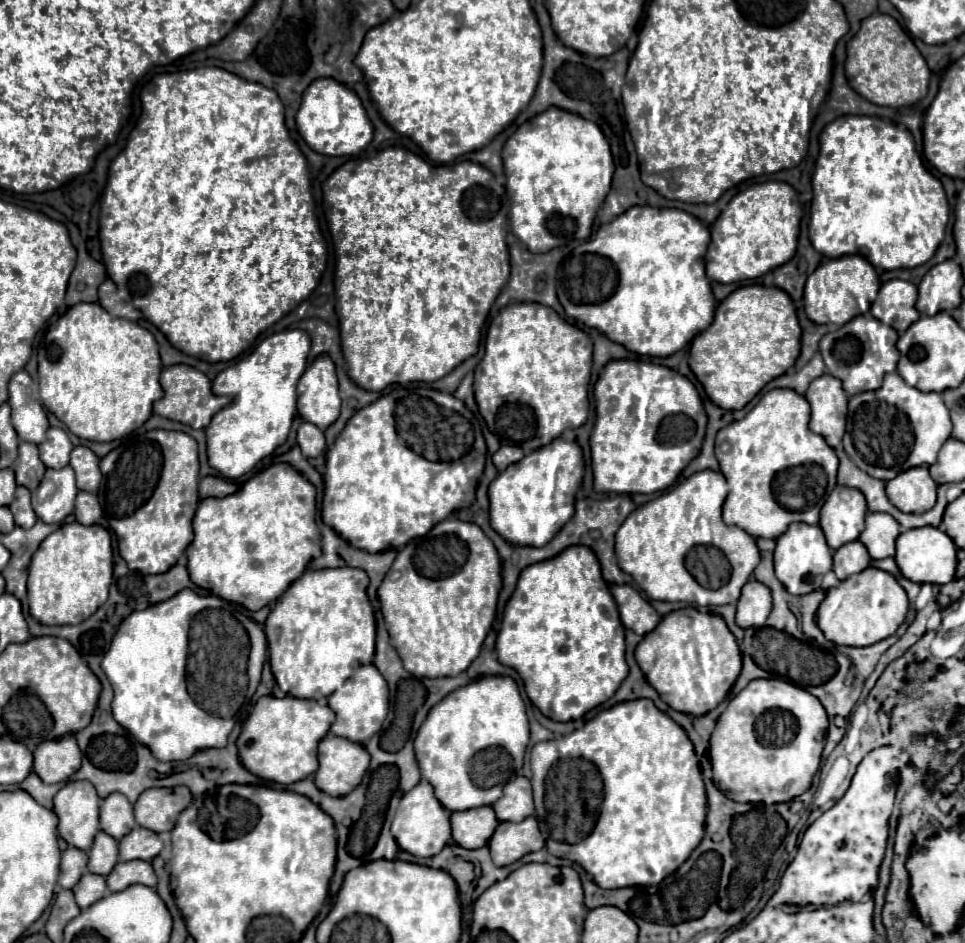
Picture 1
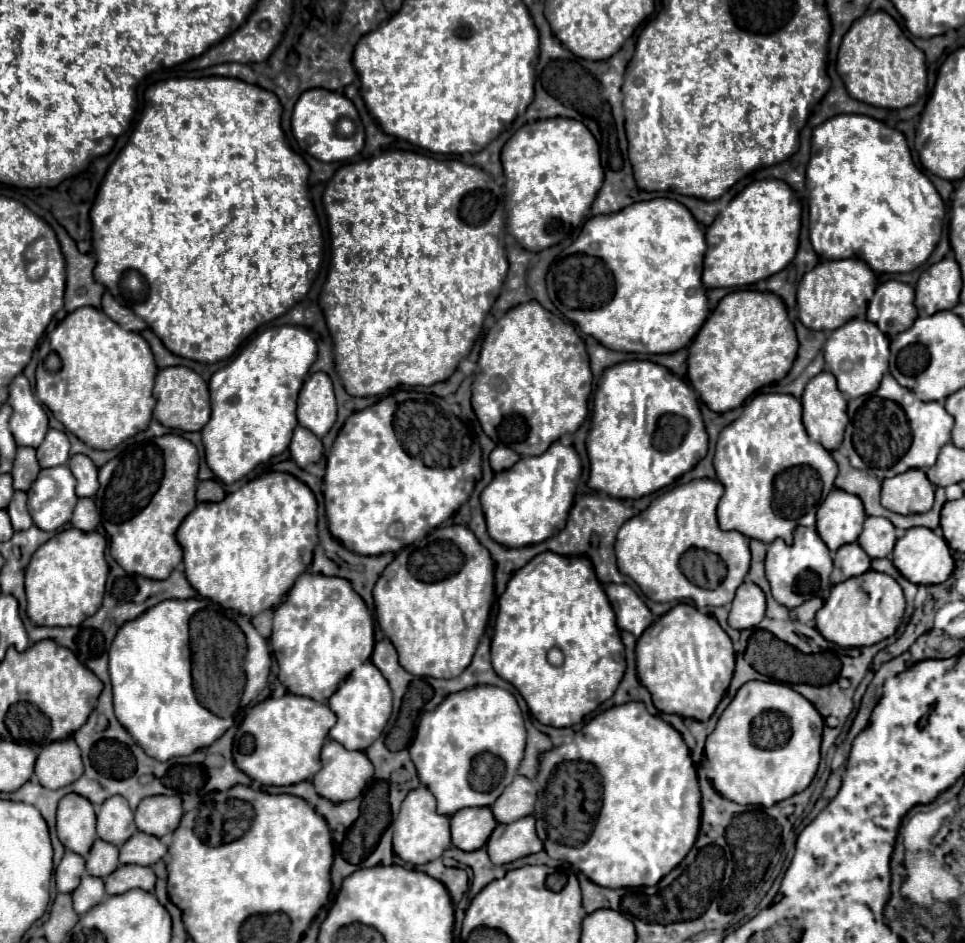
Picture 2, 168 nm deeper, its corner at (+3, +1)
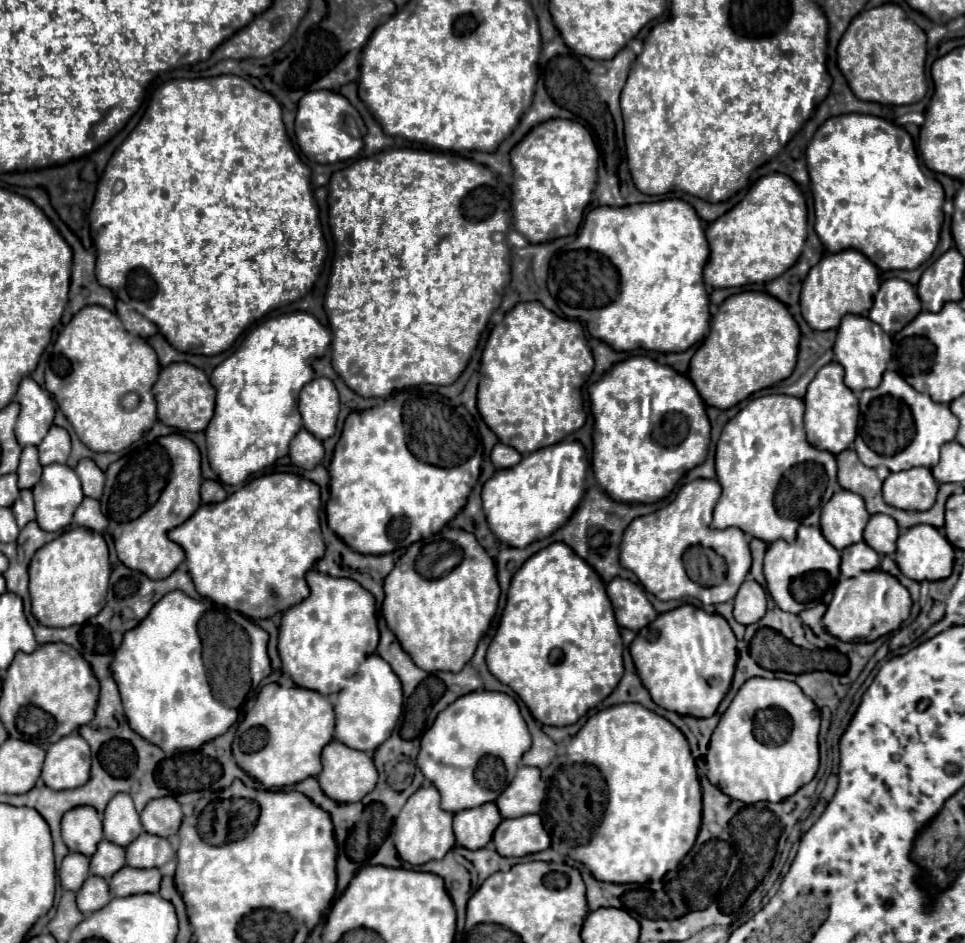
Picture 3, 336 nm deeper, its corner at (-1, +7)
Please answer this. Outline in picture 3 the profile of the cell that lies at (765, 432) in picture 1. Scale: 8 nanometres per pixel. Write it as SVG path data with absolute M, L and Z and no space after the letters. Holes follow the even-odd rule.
M767 394L749 400L749 404L725 424L715 454L717 480L723 488L723 494L713 512L713 528L737 526L763 542L775 542L779 538L793 542L801 524L819 526L823 496L831 496L839 488L837 460L831 452L823 452L807 444L803 428L804 414L803 399L787 394Z

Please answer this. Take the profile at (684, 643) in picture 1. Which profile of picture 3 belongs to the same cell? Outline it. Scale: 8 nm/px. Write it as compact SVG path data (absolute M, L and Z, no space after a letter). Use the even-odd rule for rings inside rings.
M683 604L665 612L663 620L655 620L655 632L647 632L647 628L643 628L635 640L639 640L639 652L635 652L639 660L633 660L635 668L657 706L695 718L703 718L703 708L719 706L731 686L737 664L737 640L721 614L709 614L693 604Z

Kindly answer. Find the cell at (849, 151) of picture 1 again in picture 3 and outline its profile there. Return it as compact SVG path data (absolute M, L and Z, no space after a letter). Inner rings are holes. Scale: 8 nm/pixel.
M843 114L843 116L835 116L825 120L817 132L813 134L809 146L807 146L807 168L809 168L809 178L811 178L811 186L813 186L813 200L815 200L815 232L819 234L821 244L829 250L829 252L841 252L841 250L857 250L863 252L877 268L881 270L913 270L919 264L923 264L927 258L931 258L937 242L939 242L939 232L941 232L941 224L943 224L943 188L935 178L929 178L917 160L917 152L913 146L913 138L909 136L909 132L885 118L879 116L871 116L871 114Z

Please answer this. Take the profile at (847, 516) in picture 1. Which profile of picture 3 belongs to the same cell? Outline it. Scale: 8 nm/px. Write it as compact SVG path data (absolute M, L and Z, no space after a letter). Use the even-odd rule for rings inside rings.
M835 492L821 512L821 532L837 550L863 540L869 512L855 492Z

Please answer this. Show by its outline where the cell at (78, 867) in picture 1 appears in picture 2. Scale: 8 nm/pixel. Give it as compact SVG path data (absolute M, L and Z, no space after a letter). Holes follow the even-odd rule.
M65 852L63 860L55 870L55 884L59 892L73 892L79 886L81 876L85 874L85 860L75 852Z

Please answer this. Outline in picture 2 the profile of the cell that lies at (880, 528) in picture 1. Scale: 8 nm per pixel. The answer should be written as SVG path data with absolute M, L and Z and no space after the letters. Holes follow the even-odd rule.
M867 518L863 524L863 532L859 536L859 546L871 556L871 558L887 558L893 552L897 534L895 526L887 522L887 518Z

